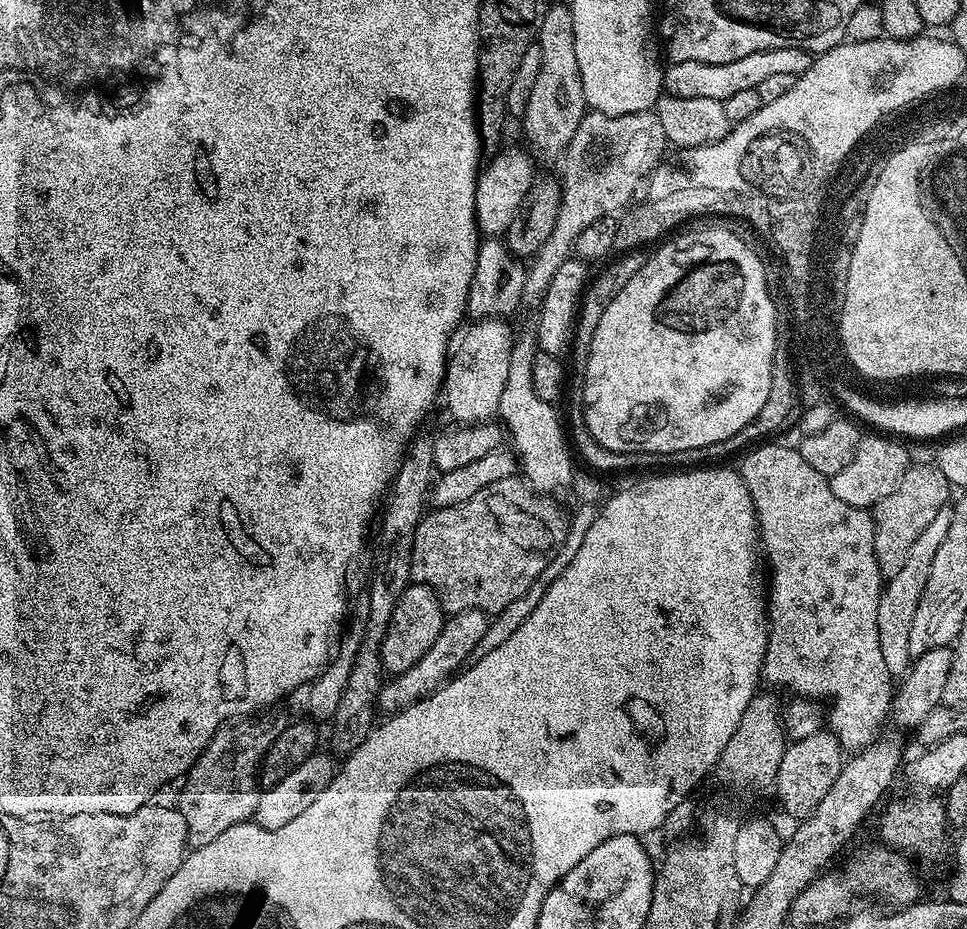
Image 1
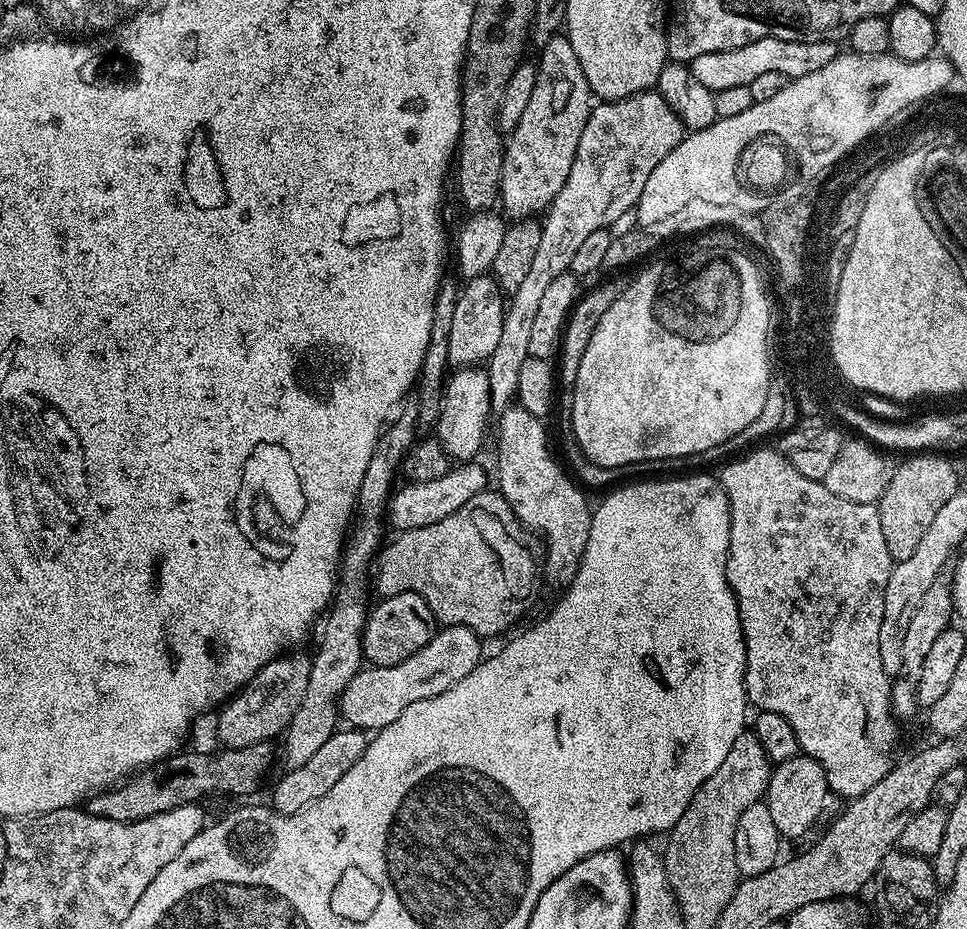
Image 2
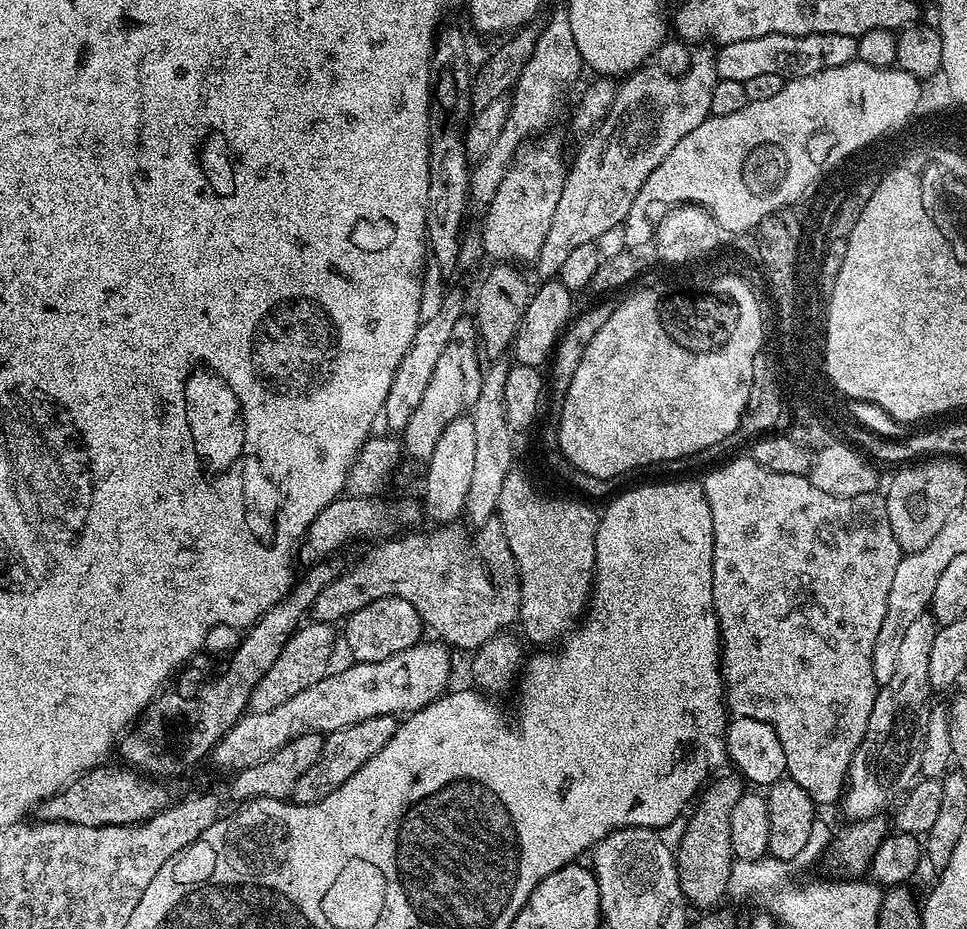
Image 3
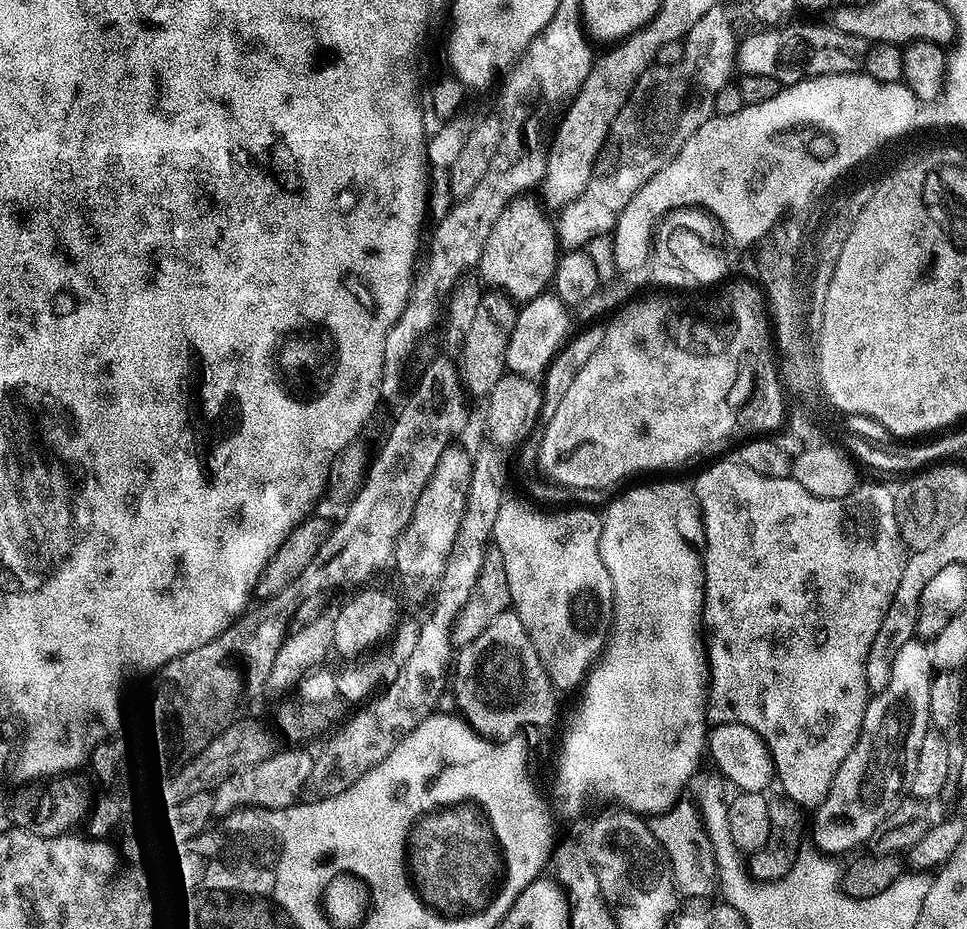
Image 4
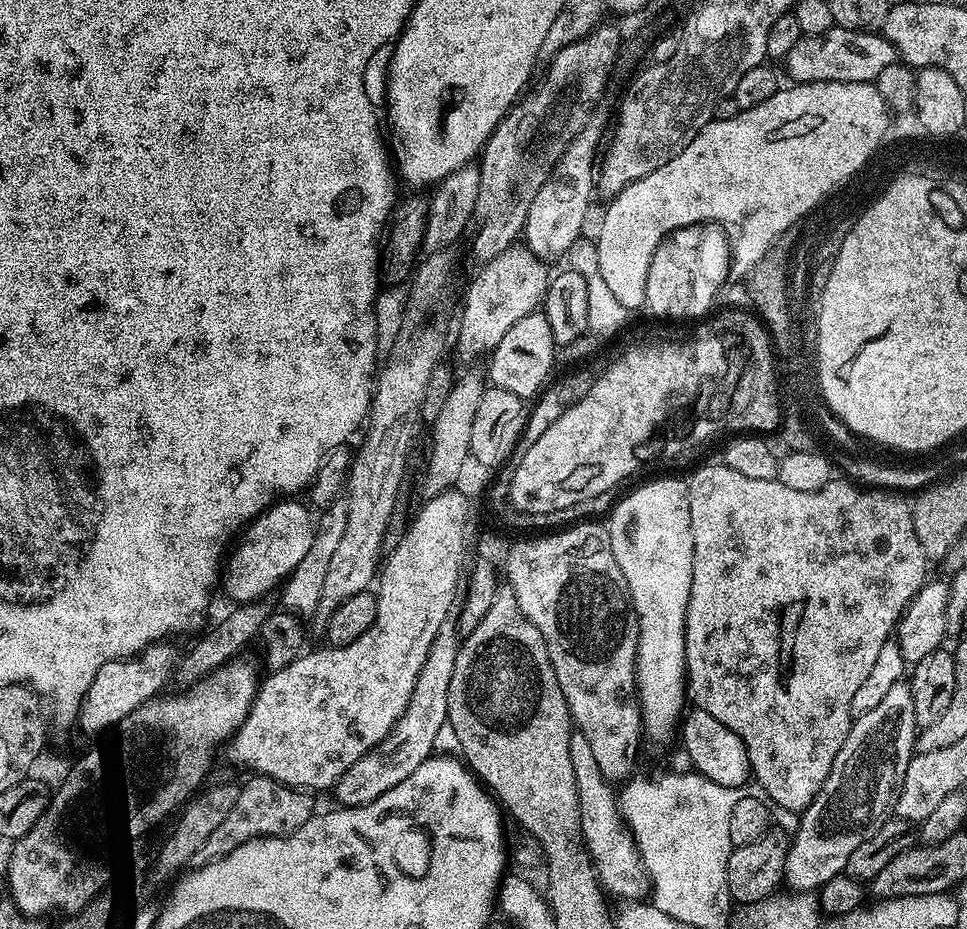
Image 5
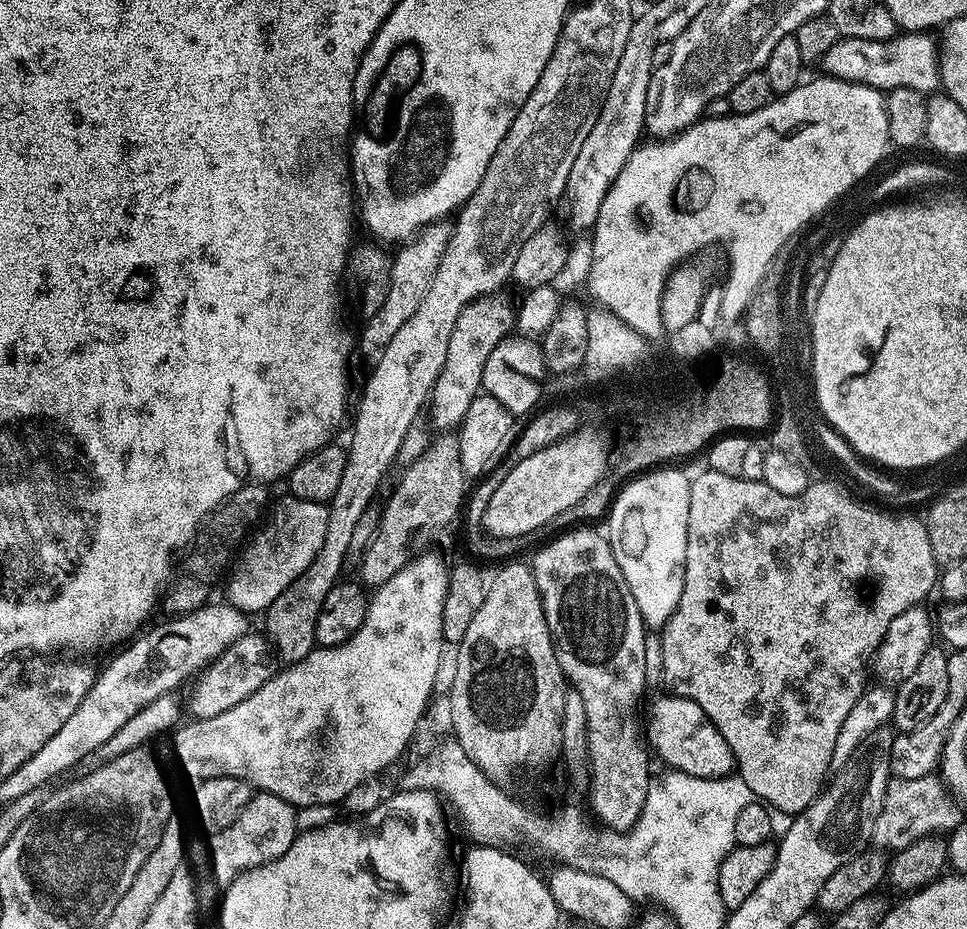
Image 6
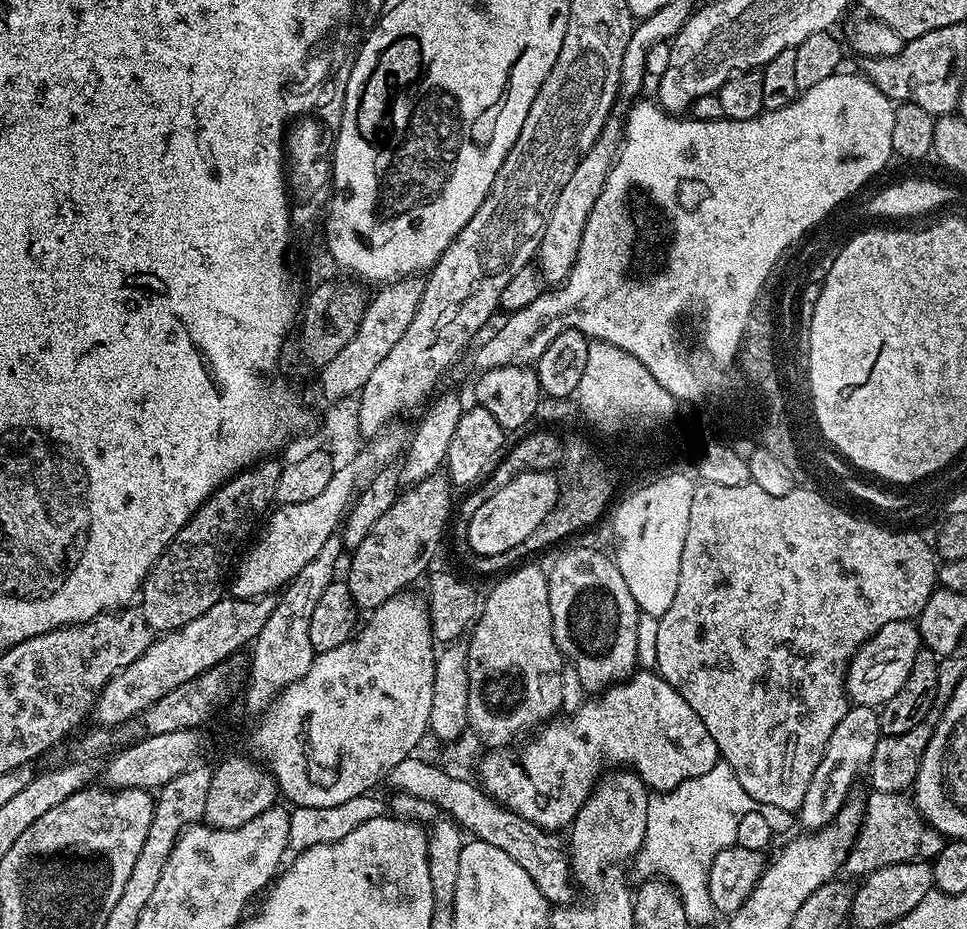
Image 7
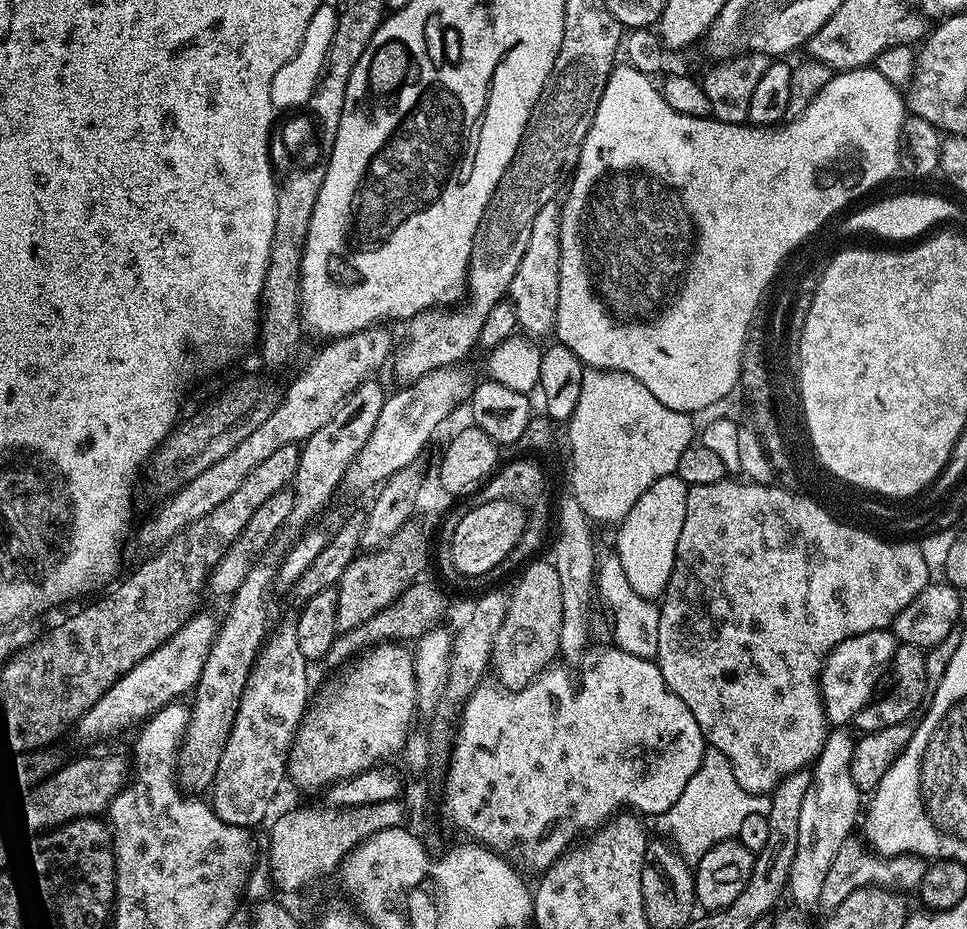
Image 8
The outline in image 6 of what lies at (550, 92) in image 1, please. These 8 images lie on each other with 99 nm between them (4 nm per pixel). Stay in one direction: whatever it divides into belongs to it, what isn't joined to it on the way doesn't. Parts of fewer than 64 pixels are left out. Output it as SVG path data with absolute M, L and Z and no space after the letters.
M504 292L489 293L473 300L463 308L451 331L446 350L446 361L439 372L429 397L428 413L433 427L438 430L455 429L464 420L470 402L483 389L482 374L494 347L501 343L516 326L515 303Z

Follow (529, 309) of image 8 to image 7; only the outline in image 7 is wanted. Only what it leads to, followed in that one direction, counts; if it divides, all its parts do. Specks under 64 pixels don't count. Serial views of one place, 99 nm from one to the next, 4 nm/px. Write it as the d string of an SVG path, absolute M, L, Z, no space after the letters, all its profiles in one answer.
M619 115L609 116L604 123L600 137L594 142L594 146L574 166L574 174L570 174L570 182L562 186L558 198L548 215L548 221L544 227L544 233L540 236L534 253L534 264L541 277L548 280L549 285L559 286L568 279L568 272L574 266L578 246L582 242L582 230L586 228L586 218L590 216L590 210L594 208L594 202L598 200L598 194L611 170L616 154L620 151L622 143L622 120Z

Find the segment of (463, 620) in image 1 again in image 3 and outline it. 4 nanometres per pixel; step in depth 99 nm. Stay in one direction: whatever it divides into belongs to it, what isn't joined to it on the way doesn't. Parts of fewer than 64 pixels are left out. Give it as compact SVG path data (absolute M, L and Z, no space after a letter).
M432 638L429 644L415 644L413 648L402 650L377 664L349 663L344 673L333 671L274 710L249 711L237 722L240 725L240 766L236 772L258 766L258 762L275 756L282 746L286 746L286 742L302 734L337 732L370 718L399 717L400 712L411 714L427 704L433 704L449 691L452 655L454 652L449 645Z

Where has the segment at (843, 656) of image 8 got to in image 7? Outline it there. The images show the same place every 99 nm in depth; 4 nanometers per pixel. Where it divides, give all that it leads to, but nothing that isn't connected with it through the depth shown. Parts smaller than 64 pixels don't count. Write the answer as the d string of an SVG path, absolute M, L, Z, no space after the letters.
M912 620L886 622L886 626L873 634L848 663L844 688L848 692L849 701L874 709L890 702L890 698L902 690L906 678L910 678L910 670L914 670L914 658L920 653L921 647L920 629Z

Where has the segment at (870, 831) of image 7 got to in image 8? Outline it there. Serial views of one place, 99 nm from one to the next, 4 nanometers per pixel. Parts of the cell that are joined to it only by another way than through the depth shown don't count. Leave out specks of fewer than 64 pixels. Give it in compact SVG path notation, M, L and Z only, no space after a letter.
M849 838L838 846L838 854L834 854L834 862L830 862L830 870L826 870L826 879L822 881L822 894L819 907L824 910L837 908L846 898L846 894L854 894L854 890L877 884L882 888L905 890L904 888L919 889L922 878L926 874L929 861L922 856L914 856L907 852L901 856L881 856L863 839Z

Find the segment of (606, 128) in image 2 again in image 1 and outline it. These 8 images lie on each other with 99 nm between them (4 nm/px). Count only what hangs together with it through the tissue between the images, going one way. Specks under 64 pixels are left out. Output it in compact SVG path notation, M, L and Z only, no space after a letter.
M591 110L585 112L562 157L564 176L562 175L560 185L562 206L558 210L558 222L554 225L554 234L550 234L550 238L546 238L535 256L531 257L526 286L522 290L522 305L539 305L558 266L573 259L578 234L582 234L582 230L586 230L590 222L616 216L633 203L632 195L635 194L636 187L640 183L641 187L657 171L656 163L664 148L666 141L662 122L655 111L621 116L607 116Z

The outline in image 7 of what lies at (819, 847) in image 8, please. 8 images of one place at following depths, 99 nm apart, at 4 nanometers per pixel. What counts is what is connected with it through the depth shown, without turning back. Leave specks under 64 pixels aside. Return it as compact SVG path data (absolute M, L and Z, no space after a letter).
M852 704L842 722L834 726L834 734L830 734L830 742L826 742L824 747L822 762L818 762L814 778L810 778L810 787L806 790L806 798L802 798L802 806L798 813L801 829L825 828L832 821L834 814L838 814L841 806L853 795L852 783L859 776L861 779L880 737L879 711L861 704Z

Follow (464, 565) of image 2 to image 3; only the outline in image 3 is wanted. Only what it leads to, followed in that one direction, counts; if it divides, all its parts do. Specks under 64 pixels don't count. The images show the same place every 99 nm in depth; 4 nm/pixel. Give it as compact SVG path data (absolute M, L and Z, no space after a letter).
M449 522L433 527L433 532L412 530L399 538L388 538L372 546L377 548L370 549L364 560L358 561L353 568L341 571L330 586L325 586L318 593L318 598L314 598L312 603L311 619L317 624L336 626L362 610L362 606L370 606L372 600L397 596L406 598L406 602L410 602L410 606L418 610L425 625L431 631L433 628L437 632L433 633L443 643L456 650L481 648L490 638L511 629L508 627L515 625L520 618L520 575L499 523L485 523L472 541L468 541L467 530L458 525L459 523Z

